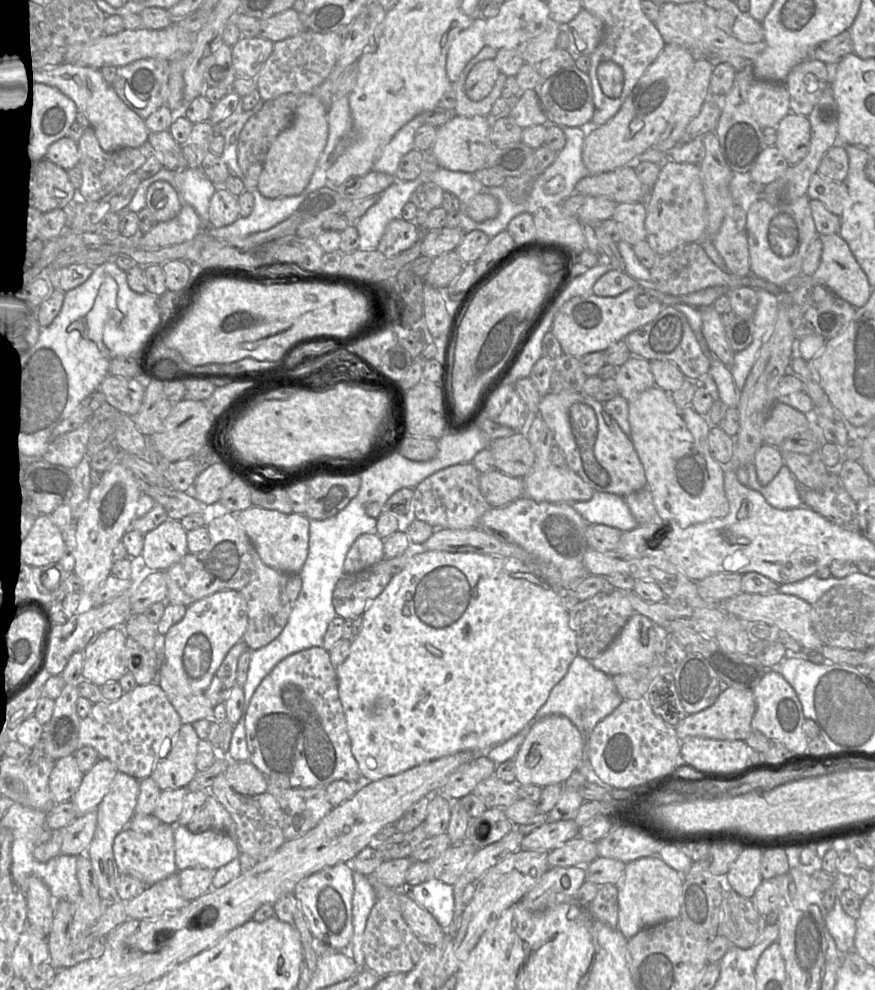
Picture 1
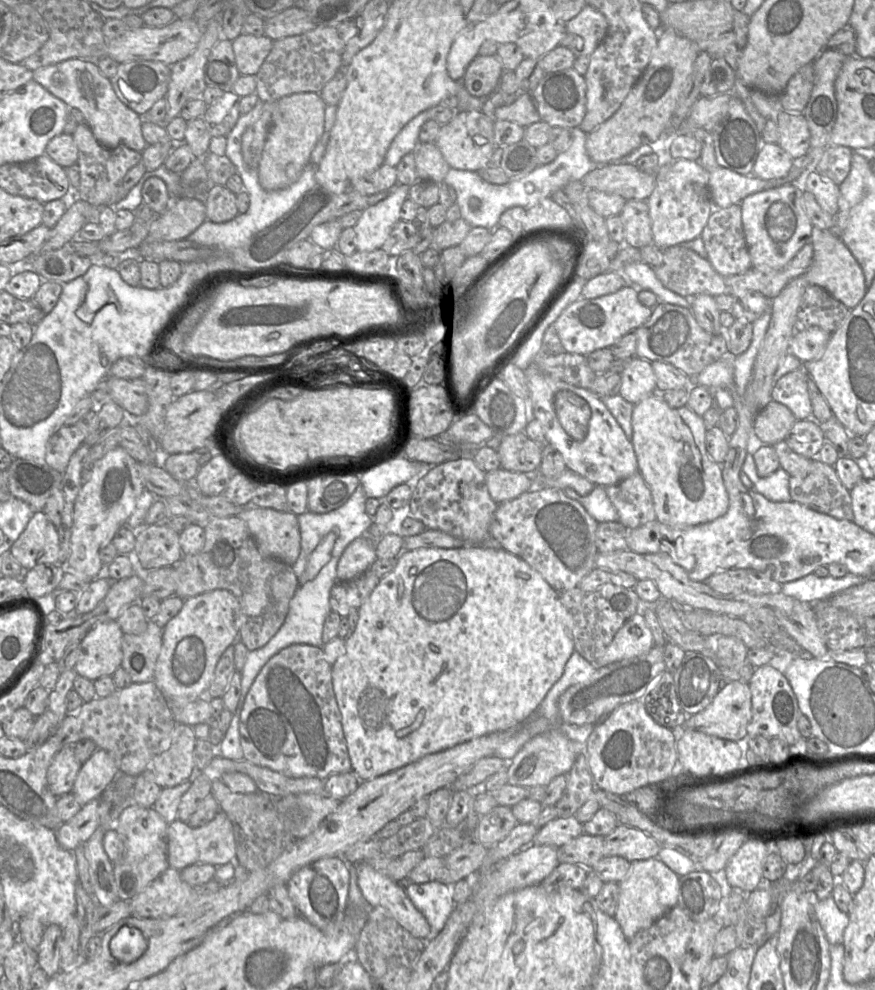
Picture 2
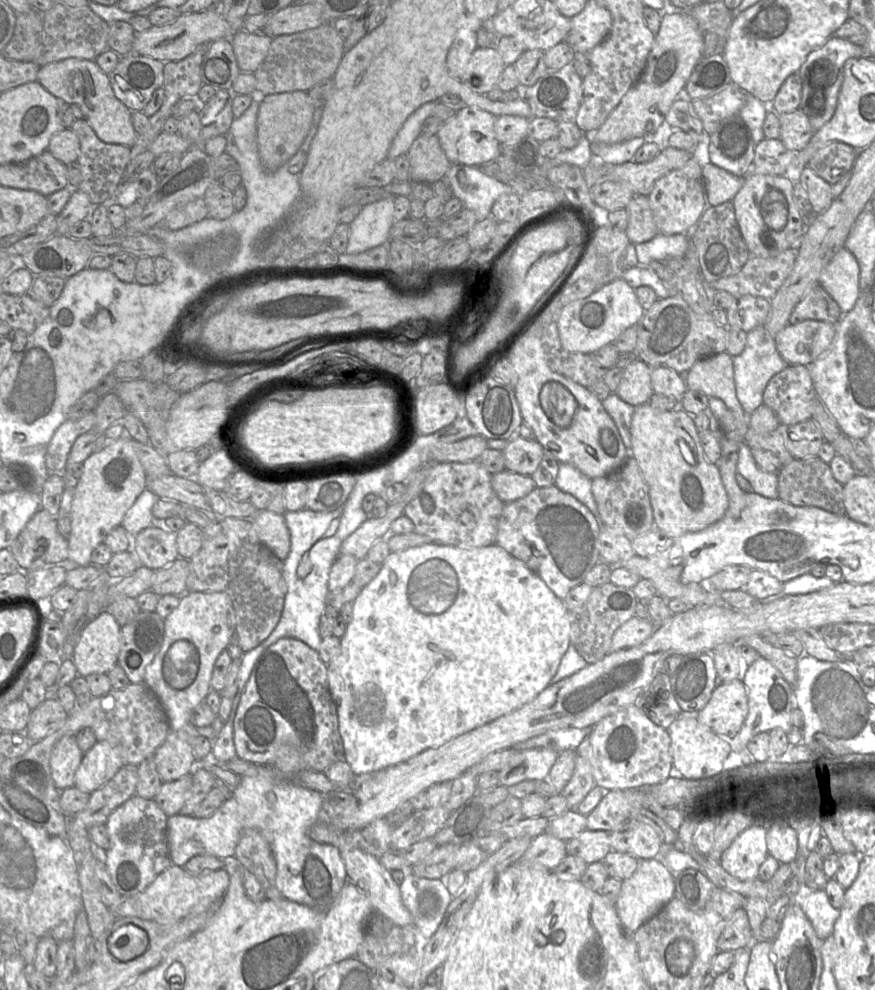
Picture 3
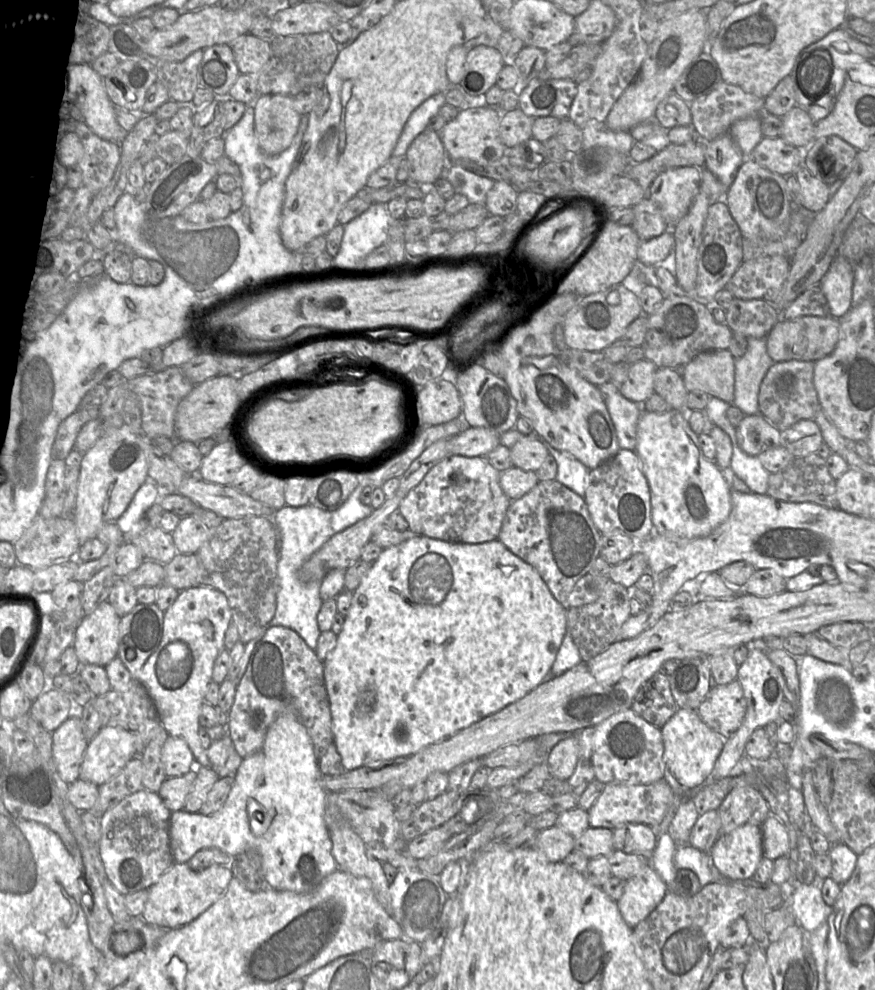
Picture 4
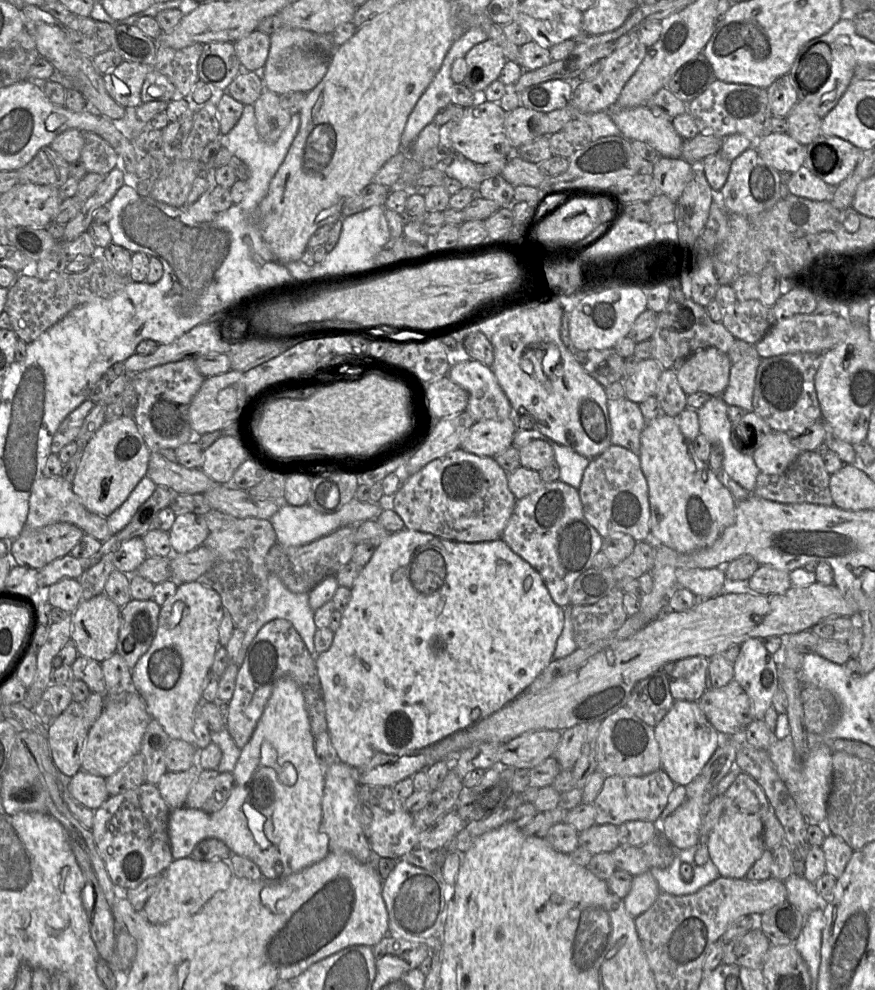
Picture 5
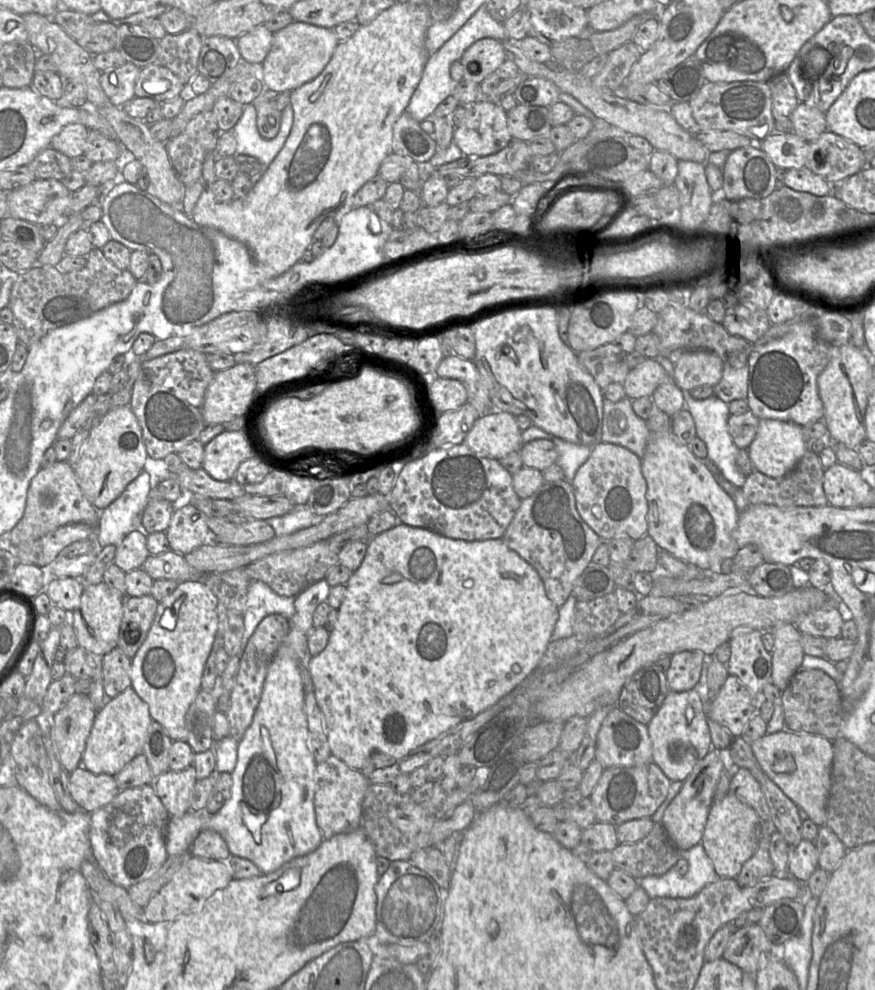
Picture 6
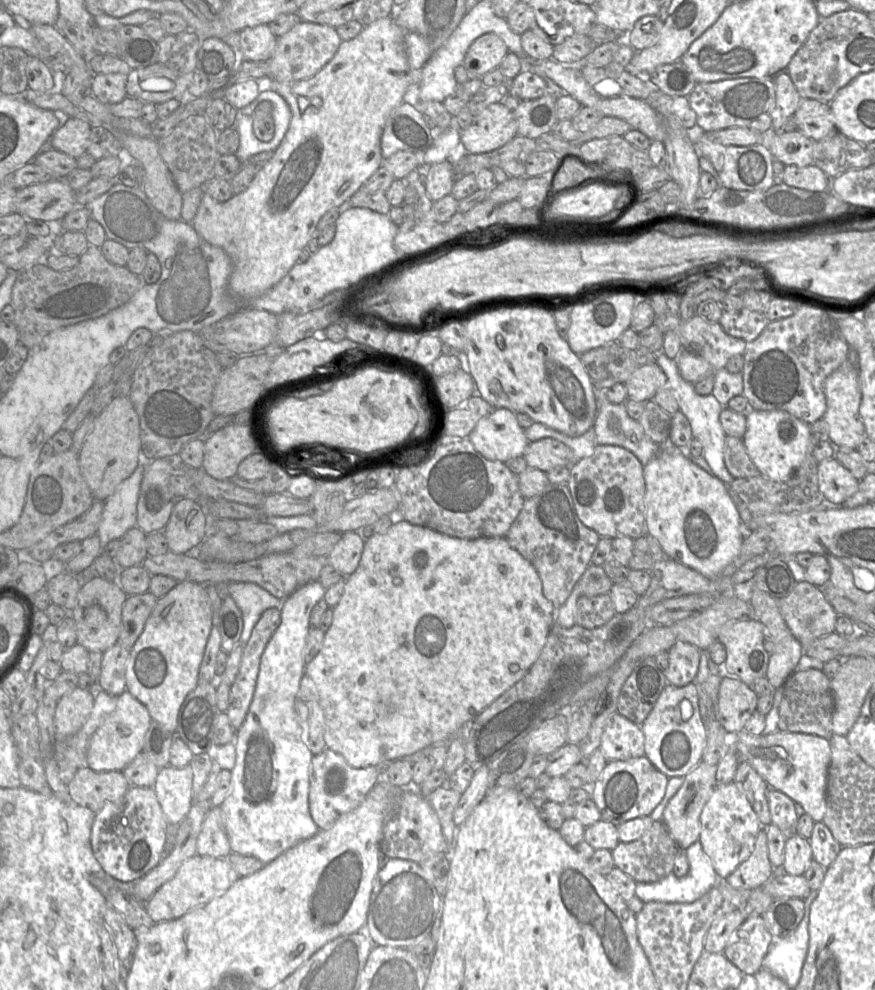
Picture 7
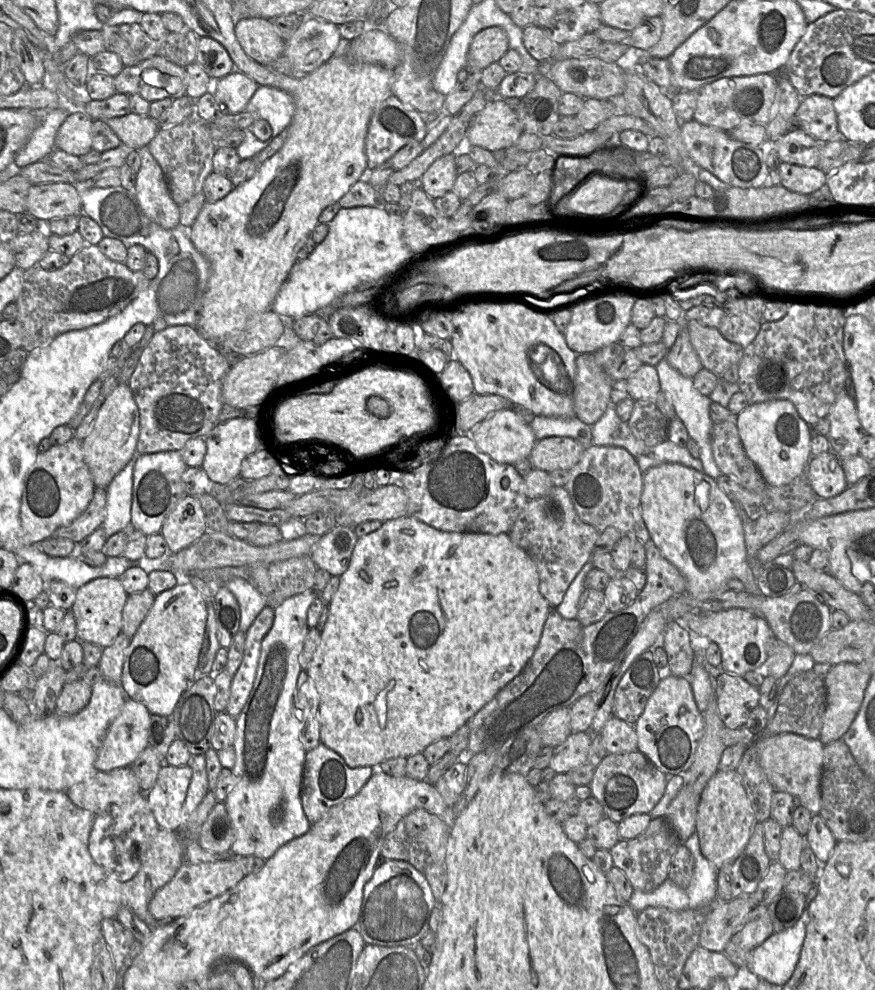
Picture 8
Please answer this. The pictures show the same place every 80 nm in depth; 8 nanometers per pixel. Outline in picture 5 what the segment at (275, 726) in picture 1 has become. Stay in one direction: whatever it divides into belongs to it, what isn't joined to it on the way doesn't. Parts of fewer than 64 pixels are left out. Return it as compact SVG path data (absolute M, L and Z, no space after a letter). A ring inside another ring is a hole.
M273 619L252 640L237 673L233 695L222 711L225 727L242 749L250 740L271 696L274 684L281 678L293 679L303 693L310 727L314 736L327 731L326 710L315 664L301 636L286 619Z

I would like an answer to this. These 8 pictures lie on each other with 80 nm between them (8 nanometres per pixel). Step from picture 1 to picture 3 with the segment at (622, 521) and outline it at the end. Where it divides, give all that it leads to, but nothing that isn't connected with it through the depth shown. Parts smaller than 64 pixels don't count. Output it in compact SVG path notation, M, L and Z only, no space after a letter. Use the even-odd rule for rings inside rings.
M559 463L555 485L578 499L598 518L597 504L591 491L591 480L575 467Z

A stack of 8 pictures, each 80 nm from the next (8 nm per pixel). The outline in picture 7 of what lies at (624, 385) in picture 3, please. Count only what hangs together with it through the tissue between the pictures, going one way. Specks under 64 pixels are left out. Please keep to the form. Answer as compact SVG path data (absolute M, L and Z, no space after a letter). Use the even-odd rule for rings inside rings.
M656 361L638 366L625 382L627 396L635 401L653 400L656 392L666 387L667 378Z

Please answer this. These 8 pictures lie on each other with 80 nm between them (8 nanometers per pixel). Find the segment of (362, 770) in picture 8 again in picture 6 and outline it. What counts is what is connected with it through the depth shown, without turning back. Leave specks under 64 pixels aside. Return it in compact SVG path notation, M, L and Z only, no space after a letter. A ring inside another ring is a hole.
M332 754L325 761L317 763L314 809L317 826L324 839L362 827L362 804L369 786L366 772L350 768Z

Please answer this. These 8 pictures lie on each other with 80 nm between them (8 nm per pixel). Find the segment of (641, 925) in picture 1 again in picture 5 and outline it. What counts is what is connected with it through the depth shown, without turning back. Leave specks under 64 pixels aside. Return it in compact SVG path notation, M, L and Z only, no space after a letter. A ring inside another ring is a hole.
M649 871L634 876L629 893L623 898L627 913L636 918L644 913L660 894L656 880Z

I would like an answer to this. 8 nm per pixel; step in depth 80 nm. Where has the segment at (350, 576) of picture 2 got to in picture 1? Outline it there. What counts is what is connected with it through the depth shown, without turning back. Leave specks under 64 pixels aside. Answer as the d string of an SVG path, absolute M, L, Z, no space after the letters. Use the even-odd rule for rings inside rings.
M377 533L359 536L347 552L343 569L352 574L372 567L385 559L383 541Z

